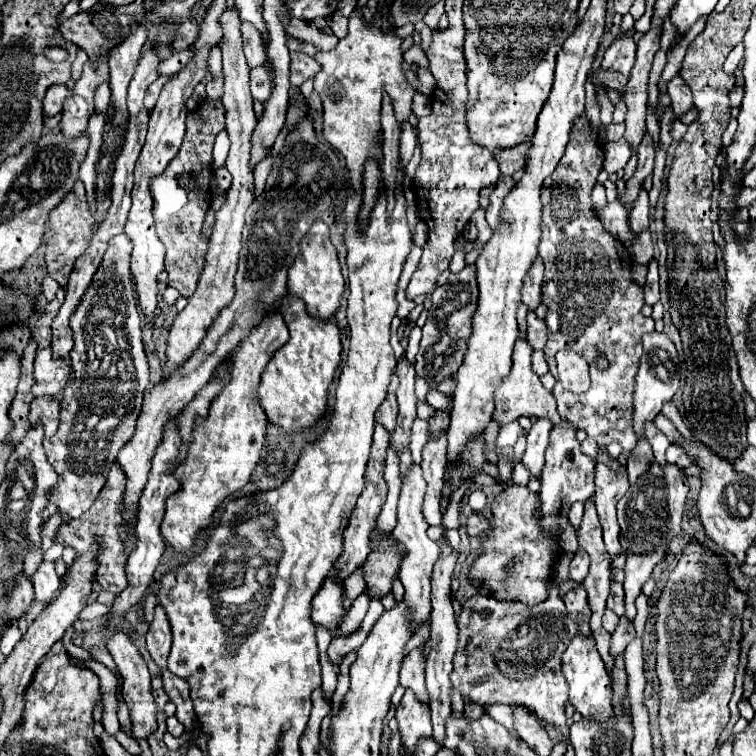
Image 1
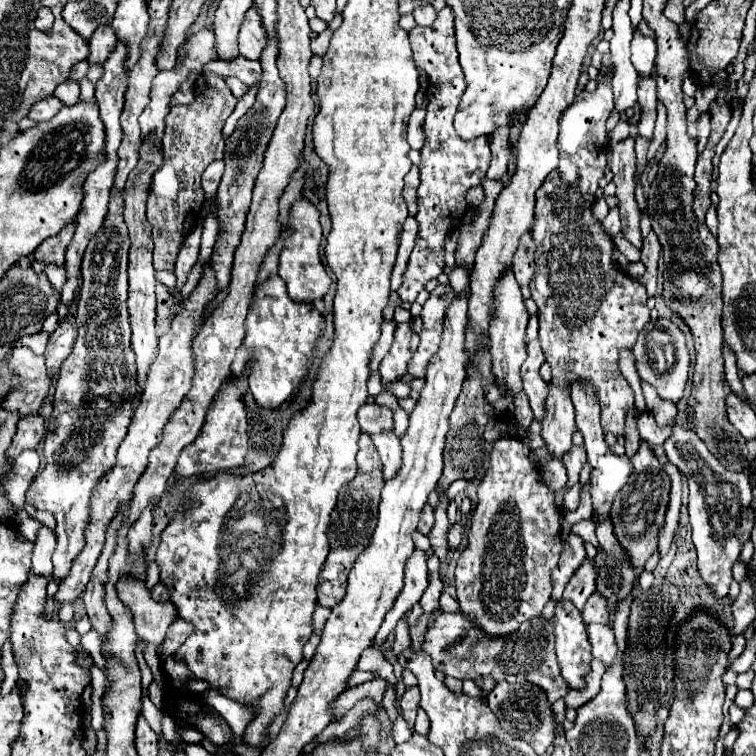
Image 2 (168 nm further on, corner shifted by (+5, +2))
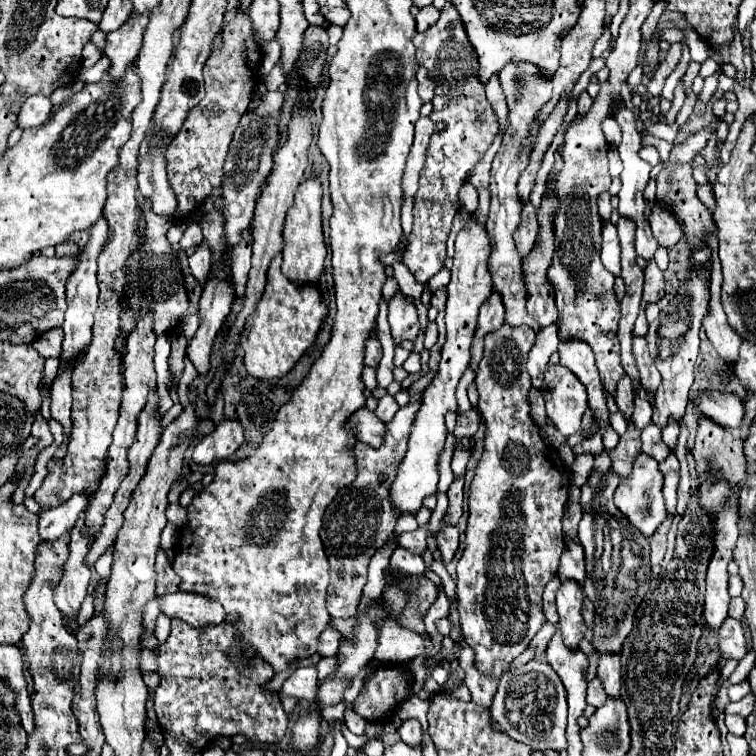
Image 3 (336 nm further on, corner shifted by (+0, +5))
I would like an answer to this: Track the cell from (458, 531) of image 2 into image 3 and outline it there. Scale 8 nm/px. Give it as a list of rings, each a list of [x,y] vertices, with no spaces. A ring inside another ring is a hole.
[[[447,525],[437,535],[437,549],[441,553],[443,563],[449,563],[459,547],[459,529],[453,525]]]

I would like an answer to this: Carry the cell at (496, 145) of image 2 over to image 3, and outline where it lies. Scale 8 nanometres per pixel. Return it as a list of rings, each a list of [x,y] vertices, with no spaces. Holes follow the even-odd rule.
[[[497,74],[491,75],[491,79],[487,81],[487,99],[489,103],[493,105],[495,113],[499,115],[499,125],[501,129],[507,127],[507,105],[505,105],[505,93],[501,89],[501,83],[499,83],[499,77]]]

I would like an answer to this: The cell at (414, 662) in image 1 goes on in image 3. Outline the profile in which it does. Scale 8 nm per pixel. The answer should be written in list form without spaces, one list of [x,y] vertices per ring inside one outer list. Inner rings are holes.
[[[409,719],[409,721],[403,721],[401,729],[399,729],[399,735],[401,735],[401,741],[407,741],[407,743],[421,743],[421,725],[419,721],[415,719]]]

